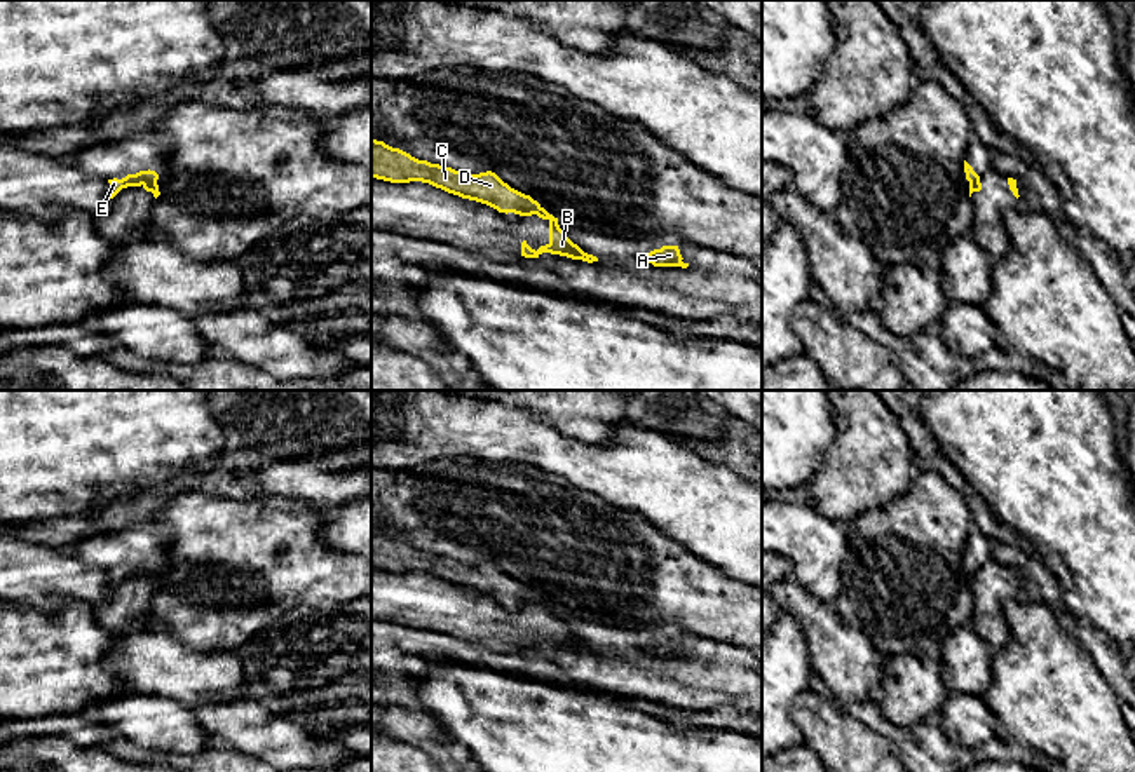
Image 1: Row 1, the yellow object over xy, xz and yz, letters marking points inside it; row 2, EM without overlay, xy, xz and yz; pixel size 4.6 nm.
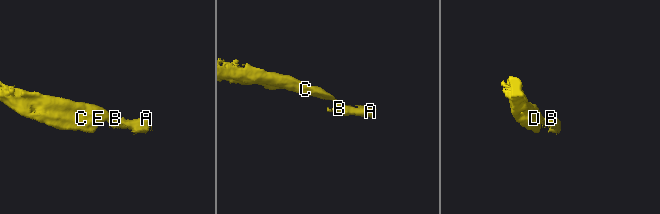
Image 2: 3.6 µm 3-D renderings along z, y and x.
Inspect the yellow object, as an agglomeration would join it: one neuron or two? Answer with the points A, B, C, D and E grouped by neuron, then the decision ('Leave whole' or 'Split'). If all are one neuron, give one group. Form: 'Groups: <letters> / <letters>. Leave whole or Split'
Groups: A B / C D E. Split

